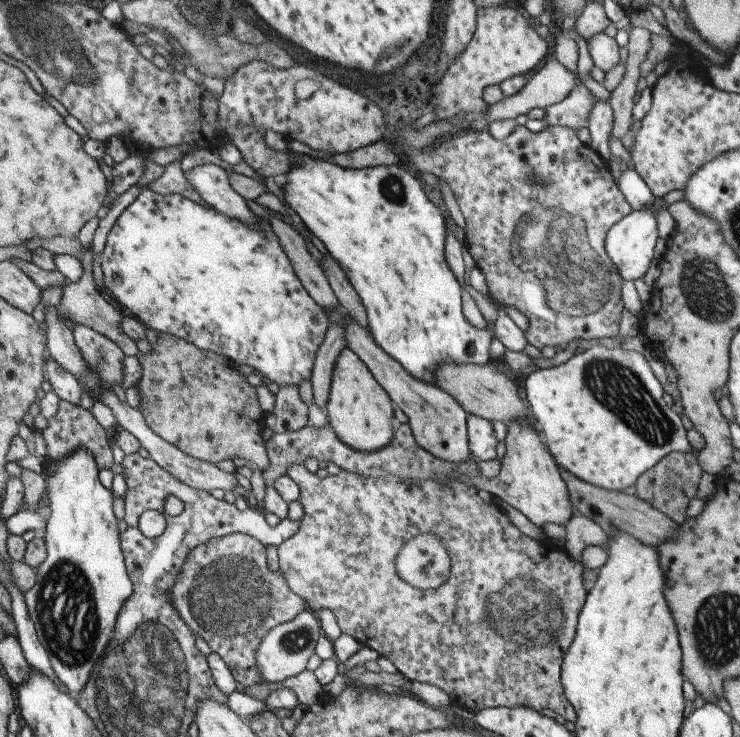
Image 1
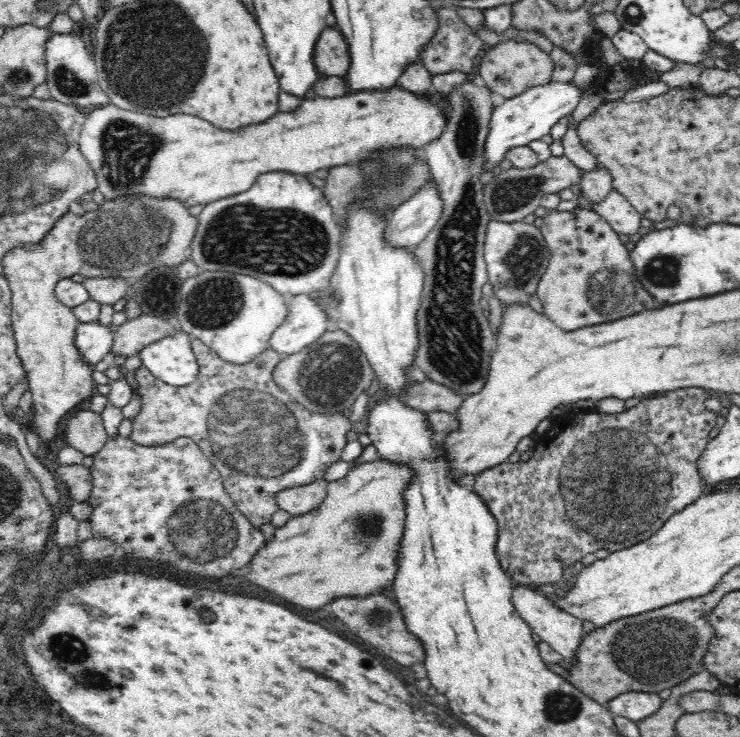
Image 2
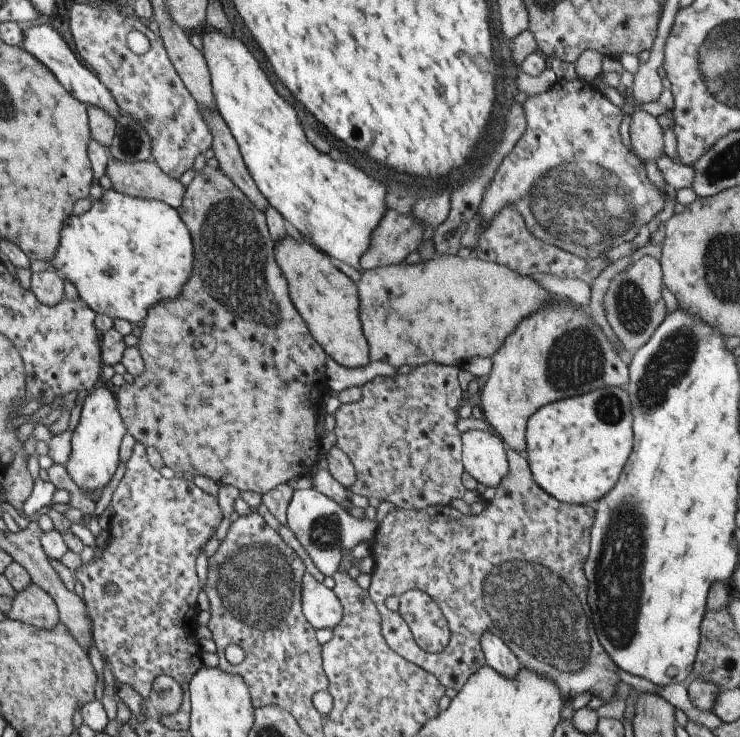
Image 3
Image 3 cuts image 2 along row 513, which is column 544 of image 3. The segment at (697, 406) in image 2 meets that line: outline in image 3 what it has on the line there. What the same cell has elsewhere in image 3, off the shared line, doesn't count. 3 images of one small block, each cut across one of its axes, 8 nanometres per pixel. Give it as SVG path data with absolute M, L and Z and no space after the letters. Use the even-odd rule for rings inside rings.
M507 448L506 455L508 473L496 487L494 498L487 502L485 510L477 517L462 515L450 505L390 510L370 541L371 557L376 566L367 592L380 614L388 612L384 606L386 598L400 597L410 590L423 591L438 604L449 627L450 638L446 648L440 653L426 653L415 644L410 634L410 650L394 652L436 676L446 689L460 691L470 676L485 665L481 636L493 633L509 646L522 668L553 681L564 700L572 701L575 696L590 694L602 698L606 704L610 703L622 680L616 664L598 642L590 620L590 606L586 602L588 584L584 572L590 551L594 507L555 500L533 480L523 453Z

